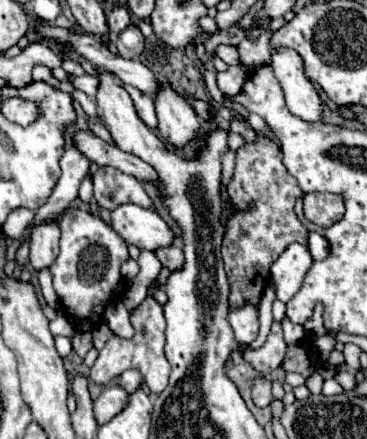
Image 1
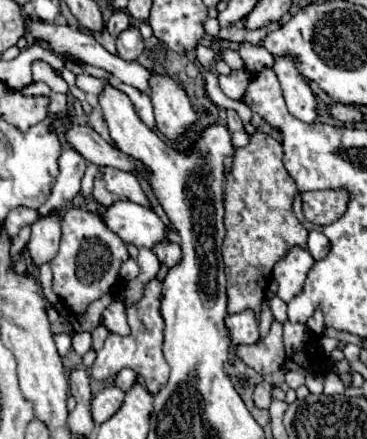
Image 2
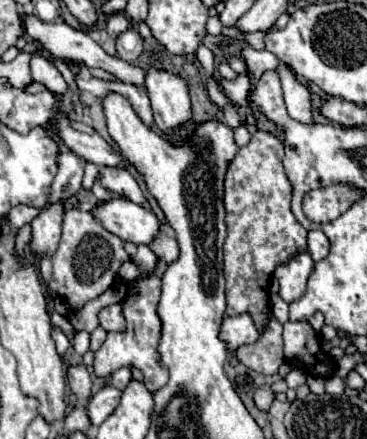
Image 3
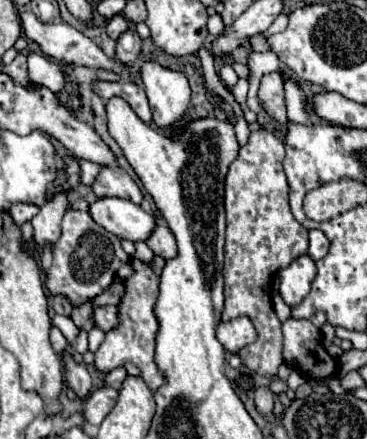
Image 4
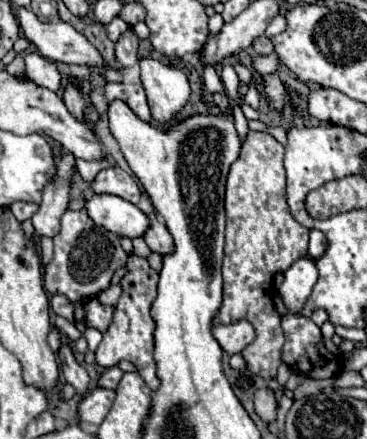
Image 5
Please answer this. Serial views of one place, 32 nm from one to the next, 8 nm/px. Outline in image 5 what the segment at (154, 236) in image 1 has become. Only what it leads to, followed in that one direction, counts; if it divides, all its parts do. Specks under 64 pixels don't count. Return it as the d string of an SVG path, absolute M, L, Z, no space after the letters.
M94 194L86 200L86 212L98 226L130 240L142 238L150 228L150 218L136 204L118 196Z

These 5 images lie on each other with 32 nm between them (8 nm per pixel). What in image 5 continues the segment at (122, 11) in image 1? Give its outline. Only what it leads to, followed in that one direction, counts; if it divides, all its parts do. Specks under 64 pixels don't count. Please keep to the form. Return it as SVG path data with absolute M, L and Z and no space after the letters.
M116 16L108 26L106 26L106 32L108 32L108 38L112 40L112 42L116 42L118 38L120 38L120 34L124 34L128 30L128 24L120 18L120 16Z

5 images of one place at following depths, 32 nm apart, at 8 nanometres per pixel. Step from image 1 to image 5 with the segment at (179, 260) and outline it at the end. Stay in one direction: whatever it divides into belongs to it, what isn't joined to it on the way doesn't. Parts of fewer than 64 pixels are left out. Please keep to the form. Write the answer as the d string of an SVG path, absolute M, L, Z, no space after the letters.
M148 214L152 216L152 228L148 230L148 236L144 238L148 248L152 252L158 252L160 256L168 256L174 252L174 240L172 240L172 234L168 232L162 216L154 216L154 214Z

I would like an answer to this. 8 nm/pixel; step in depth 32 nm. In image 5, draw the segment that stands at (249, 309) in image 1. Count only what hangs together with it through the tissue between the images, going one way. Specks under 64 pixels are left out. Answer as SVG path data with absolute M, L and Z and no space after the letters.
M238 320L230 324L218 324L214 328L214 336L224 348L224 352L238 354L256 338L256 332L248 320Z

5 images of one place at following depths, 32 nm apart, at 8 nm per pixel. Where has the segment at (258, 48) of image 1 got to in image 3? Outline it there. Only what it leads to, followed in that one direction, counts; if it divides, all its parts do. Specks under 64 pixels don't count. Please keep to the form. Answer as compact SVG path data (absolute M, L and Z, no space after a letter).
M252 46L242 48L242 58L244 58L246 66L248 66L248 76L250 76L252 84L256 84L258 78L266 70L274 70L276 64L278 64L278 58L272 56L272 52L268 52L268 50L254 50Z

